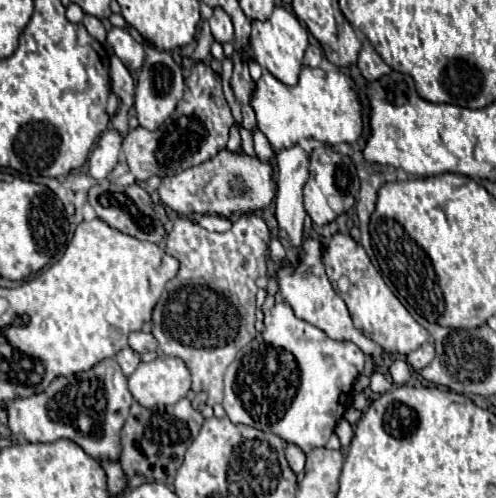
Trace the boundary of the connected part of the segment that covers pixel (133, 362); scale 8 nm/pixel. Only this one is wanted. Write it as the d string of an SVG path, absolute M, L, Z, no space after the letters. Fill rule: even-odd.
M123 347L123 349L115 355L115 359L117 359L117 363L121 365L121 369L123 369L125 375L131 375L131 373L137 369L137 365L141 363L139 353L135 353L131 347Z

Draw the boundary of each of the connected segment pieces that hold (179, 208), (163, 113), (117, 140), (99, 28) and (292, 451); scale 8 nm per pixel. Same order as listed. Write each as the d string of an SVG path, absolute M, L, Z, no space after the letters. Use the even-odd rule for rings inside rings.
M219 149L211 161L205 161L203 165L189 167L177 175L163 177L159 185L159 197L161 201L177 211L179 215L247 215L255 211L263 211L269 207L277 193L277 185L273 183L273 165L259 161L257 155L245 155L235 153L229 149Z
M147 49L147 59L143 63L143 69L139 73L137 87L135 87L135 109L137 109L139 125L155 131L175 111L175 105L179 103L181 97L183 97L181 67L173 61L173 57L167 51Z
M109 129L99 137L97 149L93 149L89 155L89 175L93 179L103 181L111 173L111 169L119 161L121 143L123 143L123 137L115 129Z
M85 15L85 17L83 17L83 25L85 25L85 29L91 33L91 37L95 37L101 45L107 45L107 31L97 17Z
M287 443L287 447L285 447L285 455L287 455L287 461L289 461L291 469L293 469L295 473L301 473L303 467L305 467L305 453L303 453L297 445Z

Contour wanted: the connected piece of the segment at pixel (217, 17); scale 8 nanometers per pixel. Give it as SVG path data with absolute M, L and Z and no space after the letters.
M219 7L213 9L213 17L209 19L209 25L211 25L213 37L219 43L227 43L233 39L233 23L231 23L231 17L223 9Z

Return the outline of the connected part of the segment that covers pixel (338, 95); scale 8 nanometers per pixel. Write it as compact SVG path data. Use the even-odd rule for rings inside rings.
M303 67L293 87L263 71L261 79L253 83L251 107L257 115L259 131L269 139L275 151L291 147L303 137L327 143L355 143L363 129L361 107L351 77L341 71L323 71L321 67Z

